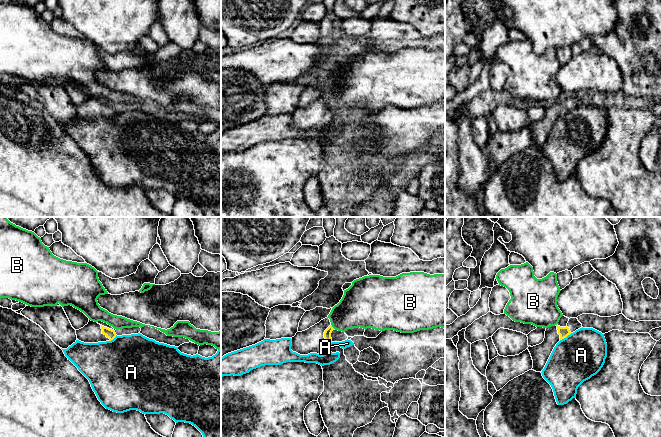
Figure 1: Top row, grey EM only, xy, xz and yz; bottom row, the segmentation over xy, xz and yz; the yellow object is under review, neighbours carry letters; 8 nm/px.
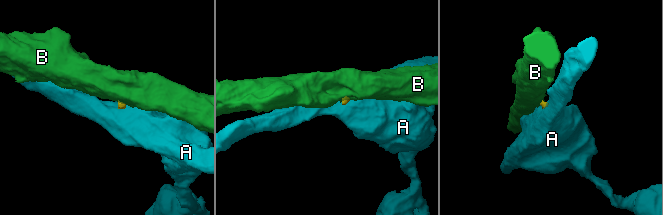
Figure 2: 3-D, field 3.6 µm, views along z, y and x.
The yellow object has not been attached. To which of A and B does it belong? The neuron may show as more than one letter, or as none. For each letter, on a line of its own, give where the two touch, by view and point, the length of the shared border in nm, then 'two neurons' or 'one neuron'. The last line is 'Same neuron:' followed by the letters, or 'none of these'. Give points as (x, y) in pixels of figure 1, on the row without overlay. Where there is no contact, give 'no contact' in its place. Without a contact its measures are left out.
A: contact yz (565, 113); length 110 nm; two neurons
B: contact xz (331, 102); length 50 nm; two neurons
Same neuron: none of these

